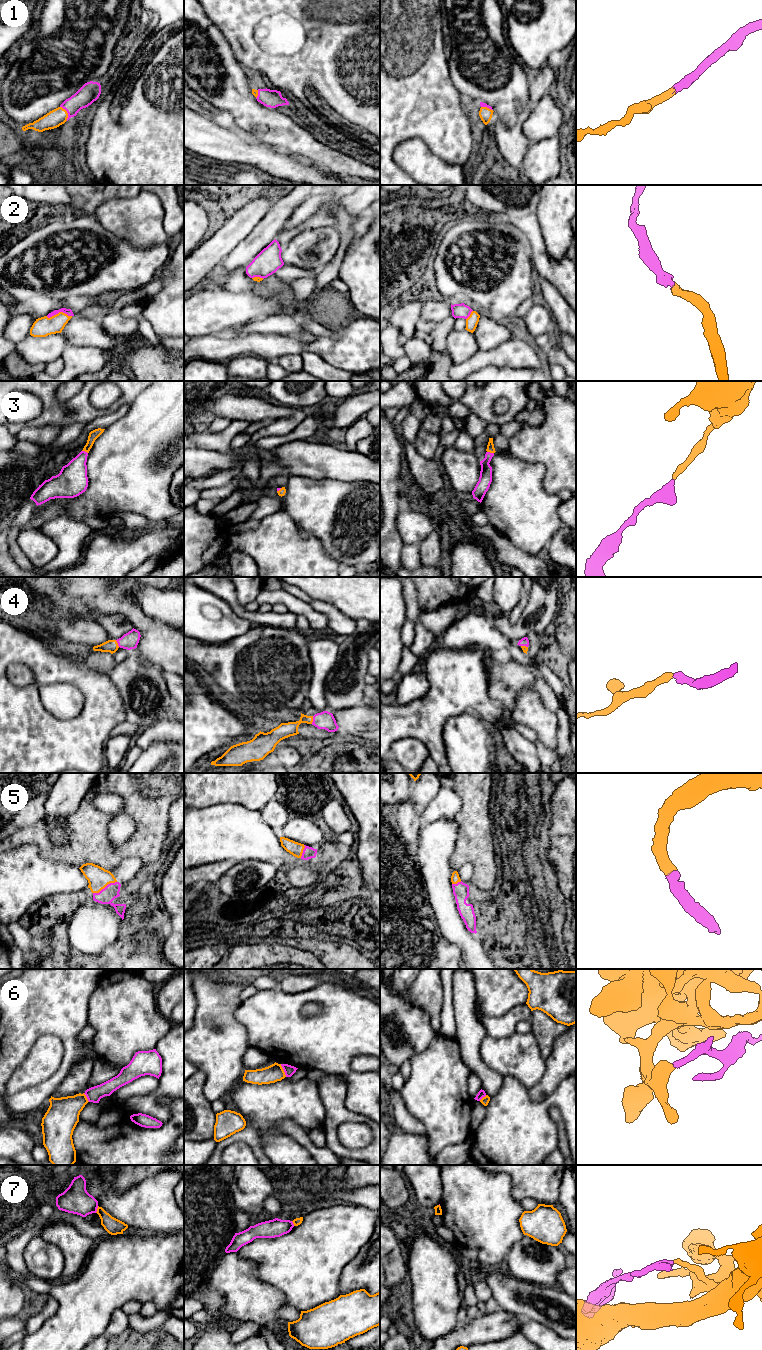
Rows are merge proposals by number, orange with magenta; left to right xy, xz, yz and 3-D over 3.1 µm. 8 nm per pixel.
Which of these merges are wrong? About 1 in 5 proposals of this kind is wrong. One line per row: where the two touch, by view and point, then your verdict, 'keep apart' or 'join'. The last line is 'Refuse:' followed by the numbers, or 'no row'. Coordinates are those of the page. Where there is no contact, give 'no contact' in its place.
1: contact xy (67, 113); join
2: contact xy (59, 312); join
3: contact yz (490, 452); join
4: contact xz (312, 720); join
5: contact xy (104, 887); join
6: contact xz (283, 1070); keep apart
7: contact xy (97, 1209); keep apart
Refuse: 6, 7

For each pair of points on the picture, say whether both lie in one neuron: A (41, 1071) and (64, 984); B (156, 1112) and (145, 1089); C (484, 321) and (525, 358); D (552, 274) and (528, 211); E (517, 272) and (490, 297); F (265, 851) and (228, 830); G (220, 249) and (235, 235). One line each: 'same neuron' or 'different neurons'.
A: different neurons
B: different neurons
C: different neurons
D: same neuron
E: same neuron
F: same neuron
G: same neuron

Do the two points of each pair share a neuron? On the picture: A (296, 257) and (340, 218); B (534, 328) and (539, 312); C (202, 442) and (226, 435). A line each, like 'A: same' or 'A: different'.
A: different
B: same
C: same

